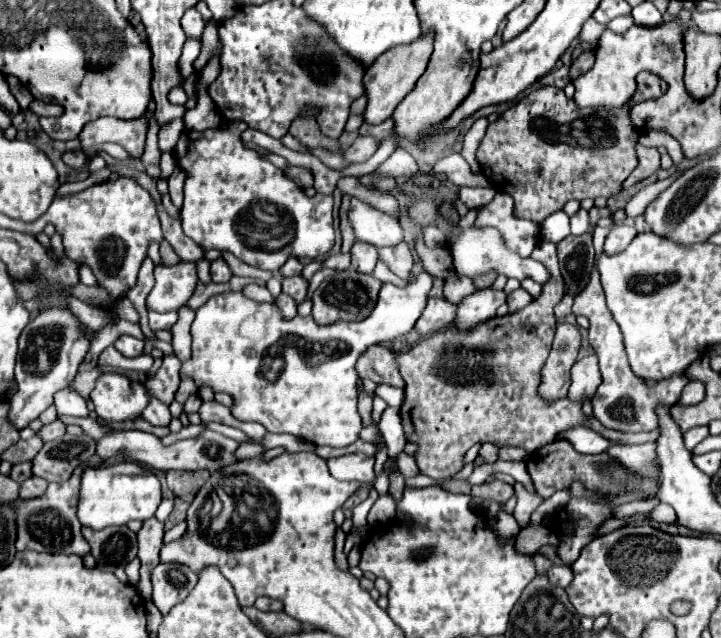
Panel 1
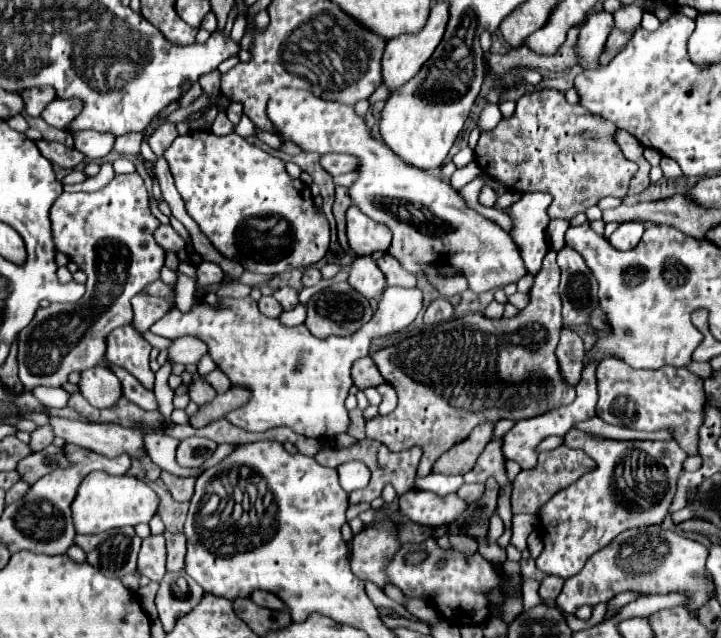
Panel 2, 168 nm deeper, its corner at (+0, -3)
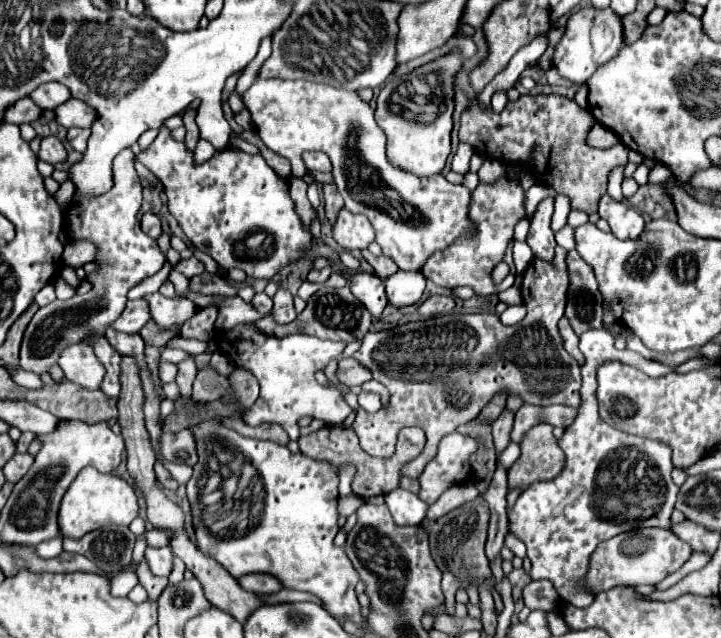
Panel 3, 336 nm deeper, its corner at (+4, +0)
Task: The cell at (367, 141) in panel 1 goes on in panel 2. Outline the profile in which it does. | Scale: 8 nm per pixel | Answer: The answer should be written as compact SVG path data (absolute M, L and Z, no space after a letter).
M328 153L328 155L322 155L320 163L330 175L342 175L348 171L356 171L356 159L352 159L352 155Z

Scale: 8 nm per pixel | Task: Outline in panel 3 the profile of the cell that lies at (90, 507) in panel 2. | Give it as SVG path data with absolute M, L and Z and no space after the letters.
M88 466L82 468L80 474L74 478L70 488L66 490L58 520L60 520L60 534L64 538L80 538L96 528L102 528L104 524L130 524L138 516L138 496L134 488L114 476L114 474L100 474L96 468Z

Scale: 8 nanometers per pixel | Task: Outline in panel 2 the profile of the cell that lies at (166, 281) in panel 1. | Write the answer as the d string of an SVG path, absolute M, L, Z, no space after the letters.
M144 293L136 295L136 299L132 299L132 309L134 309L134 319L132 325L136 331L146 331L150 329L152 323L156 323L158 319L162 319L174 305L172 297L148 297Z

